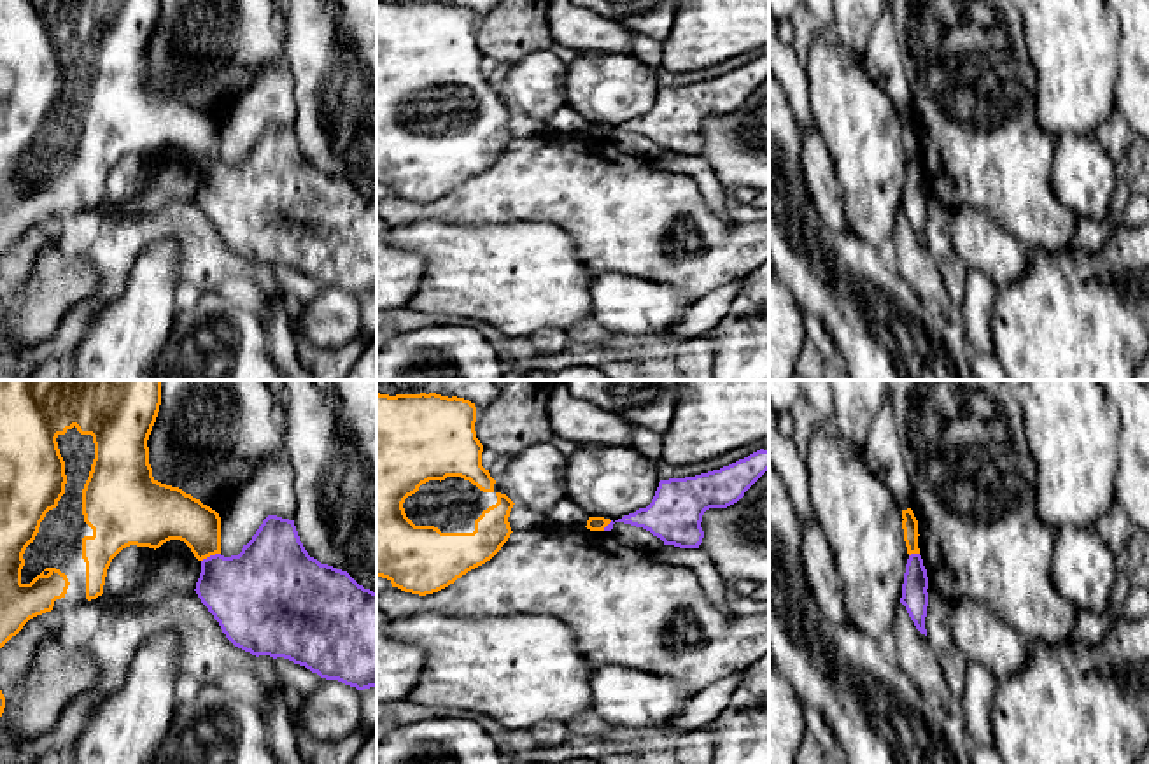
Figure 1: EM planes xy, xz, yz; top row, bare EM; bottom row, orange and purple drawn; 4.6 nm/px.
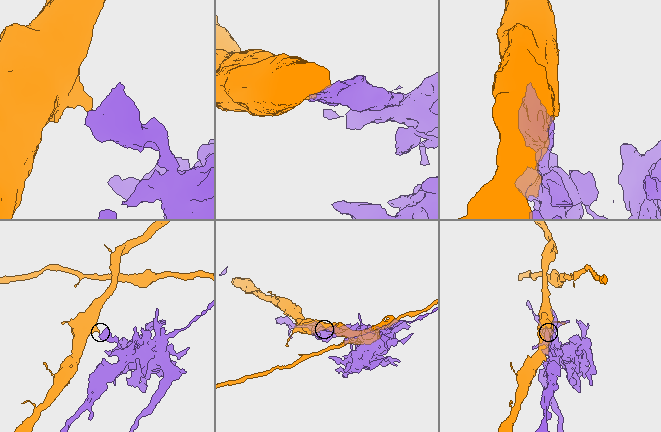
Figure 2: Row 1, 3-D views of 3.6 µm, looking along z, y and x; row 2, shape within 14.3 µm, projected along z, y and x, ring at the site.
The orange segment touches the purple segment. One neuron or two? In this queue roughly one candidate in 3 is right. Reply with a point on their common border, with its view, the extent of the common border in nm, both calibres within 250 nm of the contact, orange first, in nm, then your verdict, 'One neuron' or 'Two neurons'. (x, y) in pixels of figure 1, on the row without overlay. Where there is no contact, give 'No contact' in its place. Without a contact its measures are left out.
Touches orange at xy (211, 162). Shared border 100 nm. Thickness 220 nm (orange) against 380 nm. Two neurons

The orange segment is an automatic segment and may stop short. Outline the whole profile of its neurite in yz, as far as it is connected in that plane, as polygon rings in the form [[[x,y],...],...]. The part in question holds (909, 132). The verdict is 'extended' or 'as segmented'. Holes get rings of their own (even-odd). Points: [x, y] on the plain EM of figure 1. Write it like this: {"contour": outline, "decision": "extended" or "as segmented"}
{"contour": [[[911,116],[907,117],[902,117],[902,137],[904,137],[904,149],[906,149],[906,154],[907,154],[907,161],[920,161],[920,156],[918,156],[918,128],[913,121]]], "decision": "as segmented"}

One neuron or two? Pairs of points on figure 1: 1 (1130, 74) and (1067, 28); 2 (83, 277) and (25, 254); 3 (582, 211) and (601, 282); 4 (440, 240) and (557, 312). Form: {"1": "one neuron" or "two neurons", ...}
{"1": "two neurons", "2": "two neurons", "3": "two neurons", "4": "one neuron"}

